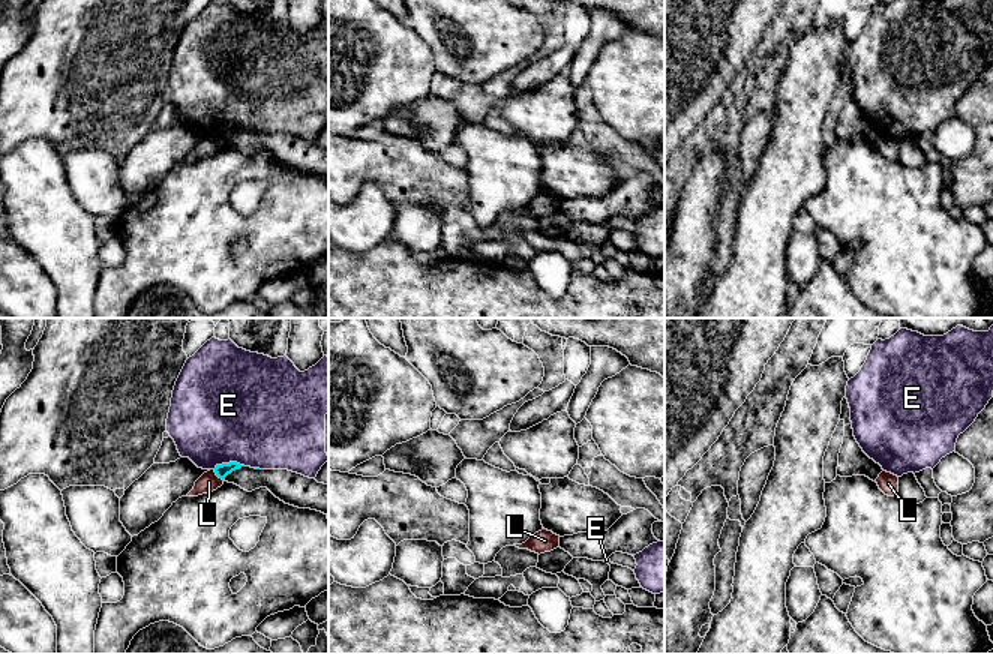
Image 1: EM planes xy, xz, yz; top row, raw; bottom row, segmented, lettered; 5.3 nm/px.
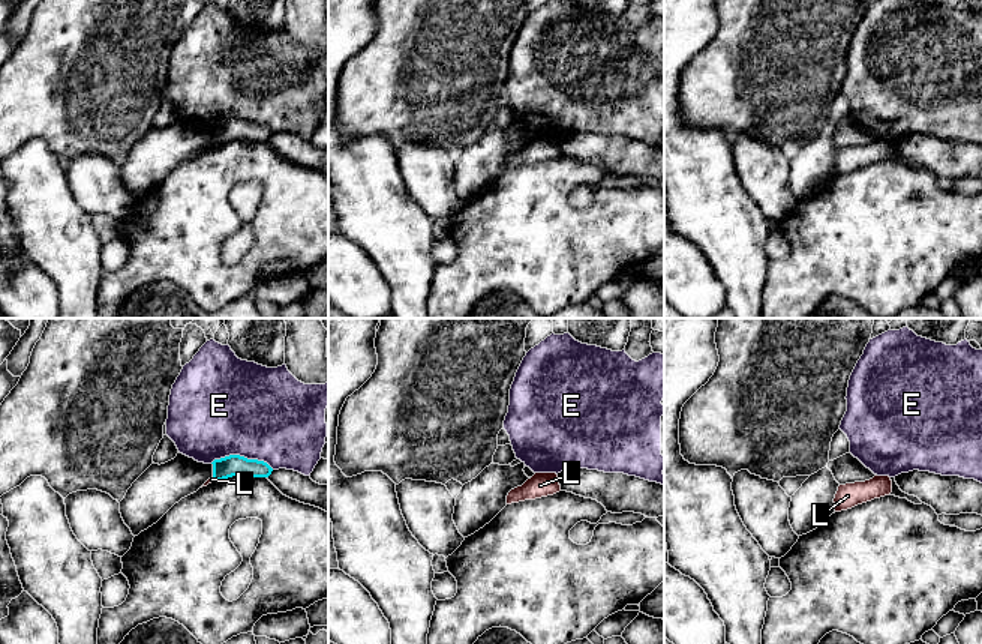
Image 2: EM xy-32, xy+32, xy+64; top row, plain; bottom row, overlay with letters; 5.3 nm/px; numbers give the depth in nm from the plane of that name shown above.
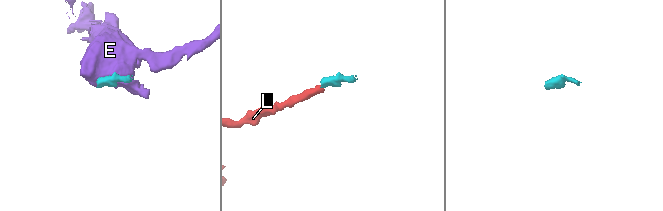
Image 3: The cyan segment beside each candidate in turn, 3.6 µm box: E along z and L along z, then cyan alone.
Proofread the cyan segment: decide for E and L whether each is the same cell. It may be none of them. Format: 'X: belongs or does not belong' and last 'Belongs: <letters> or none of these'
E: does not belong
L: does not belong
Belongs: none of these

